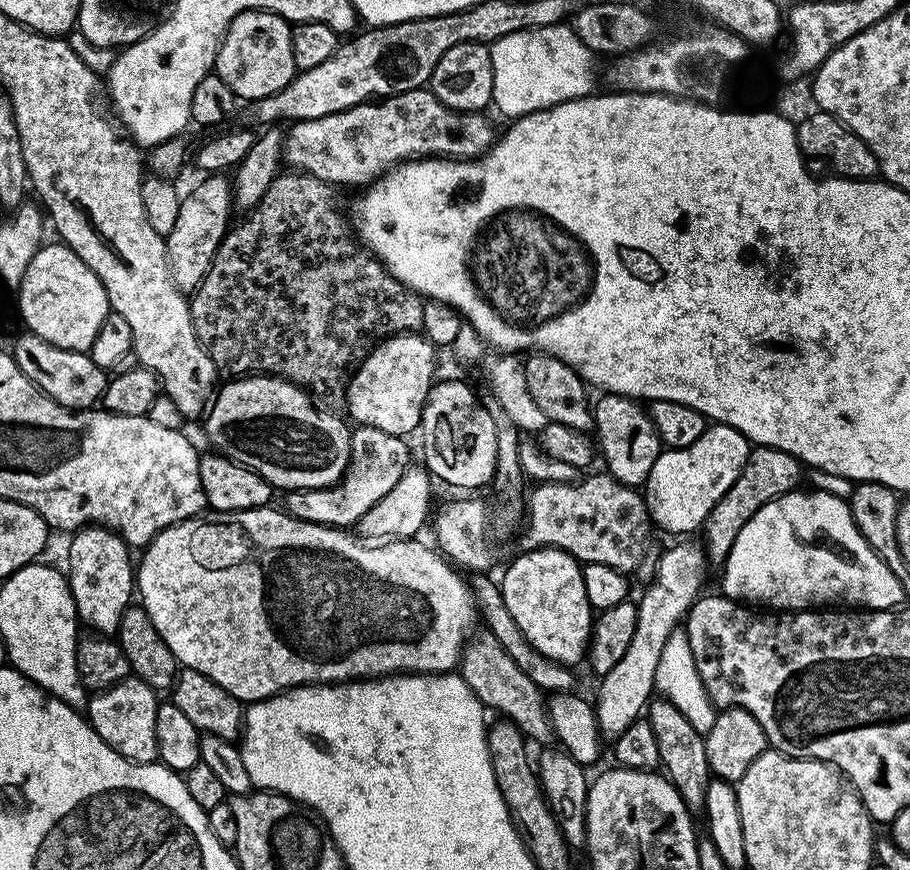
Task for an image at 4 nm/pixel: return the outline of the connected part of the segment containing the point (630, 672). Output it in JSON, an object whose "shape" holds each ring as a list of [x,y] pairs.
{"shape":[[[684,538],[681,544],[668,548],[660,556],[656,564],[656,577],[652,585],[638,600],[638,626],[634,626],[634,638],[630,638],[630,650],[622,654],[621,660],[614,665],[599,681],[600,689],[596,692],[594,707],[596,709],[596,725],[604,738],[615,738],[641,719],[646,705],[653,699],[658,674],[658,661],[662,658],[662,649],[666,646],[666,638],[687,617],[692,603],[701,595],[700,587],[704,584],[704,564],[706,552],[699,543],[691,544],[691,539]]]}

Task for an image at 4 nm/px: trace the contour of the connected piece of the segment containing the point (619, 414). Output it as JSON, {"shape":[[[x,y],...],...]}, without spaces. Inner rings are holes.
{"shape":[[[604,394],[601,397],[600,401],[595,401],[592,423],[594,440],[602,460],[604,456],[603,467],[608,475],[618,482],[639,489],[647,482],[650,469],[660,457],[662,451],[660,435],[656,433],[649,409],[641,401],[615,394]]]}

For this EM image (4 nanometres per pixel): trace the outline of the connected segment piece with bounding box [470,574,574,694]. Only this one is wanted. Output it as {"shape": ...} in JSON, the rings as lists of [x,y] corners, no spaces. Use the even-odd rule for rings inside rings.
{"shape":[[[476,574],[470,580],[472,599],[475,600],[479,615],[482,617],[483,627],[492,632],[494,638],[498,638],[498,642],[502,642],[502,650],[506,650],[506,654],[510,654],[510,658],[514,658],[518,670],[522,670],[522,674],[526,674],[526,678],[530,678],[530,682],[534,682],[534,686],[538,686],[541,692],[555,694],[573,691],[573,669],[567,664],[559,664],[546,658],[546,654],[538,651],[525,638],[522,630],[518,630],[518,622],[514,622],[514,618],[510,618],[510,610],[506,610],[506,602],[500,584],[497,581],[492,581],[490,577],[491,575],[488,574]]]}

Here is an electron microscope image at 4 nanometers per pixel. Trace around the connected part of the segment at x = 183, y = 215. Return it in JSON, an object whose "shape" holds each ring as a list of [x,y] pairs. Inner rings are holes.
{"shape":[[[208,174],[203,179],[189,196],[187,193],[181,199],[178,222],[174,222],[174,230],[170,230],[166,237],[172,280],[178,290],[185,294],[195,292],[206,278],[216,257],[216,251],[230,231],[228,219],[231,218],[232,212],[234,213],[233,181],[224,174]]]}

